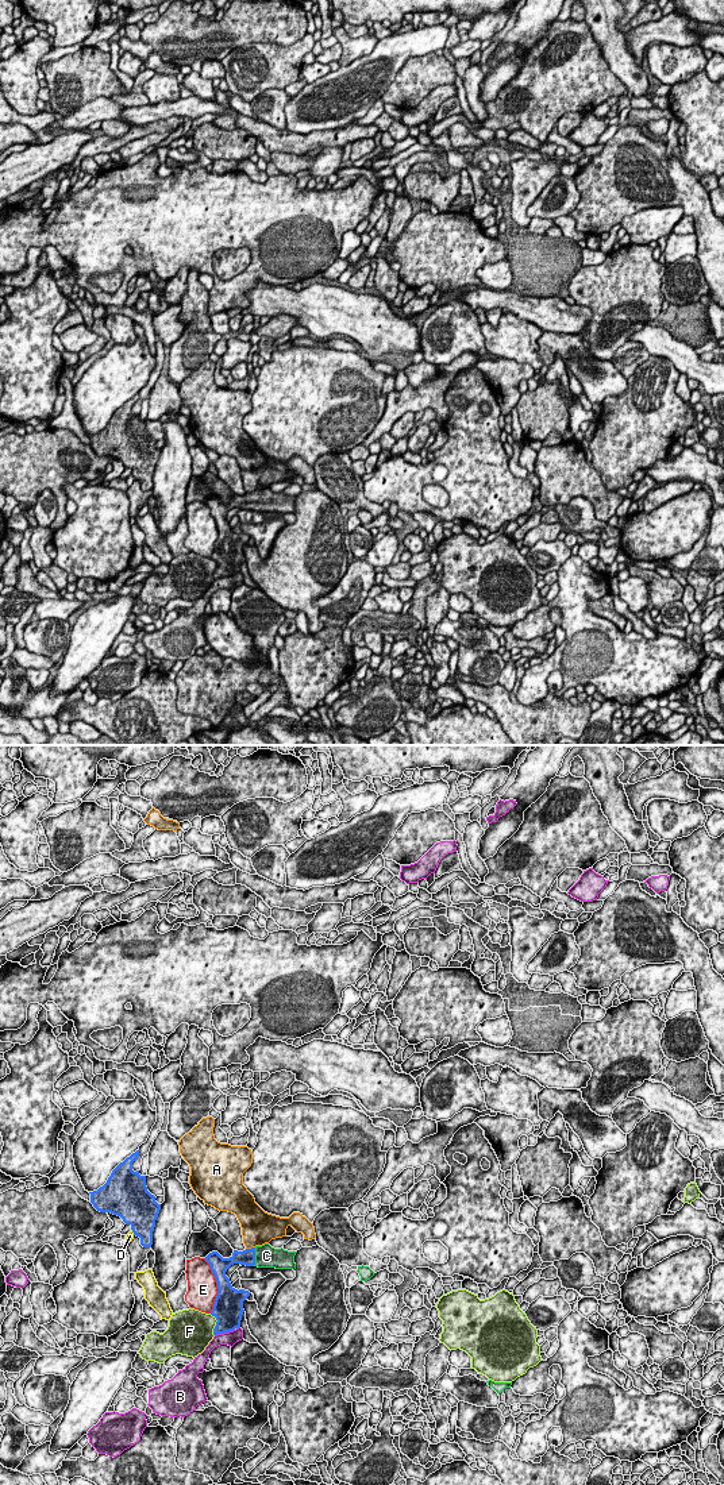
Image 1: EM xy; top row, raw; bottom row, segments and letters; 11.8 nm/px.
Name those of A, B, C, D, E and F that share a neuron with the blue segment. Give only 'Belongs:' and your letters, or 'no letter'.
Belongs: C

